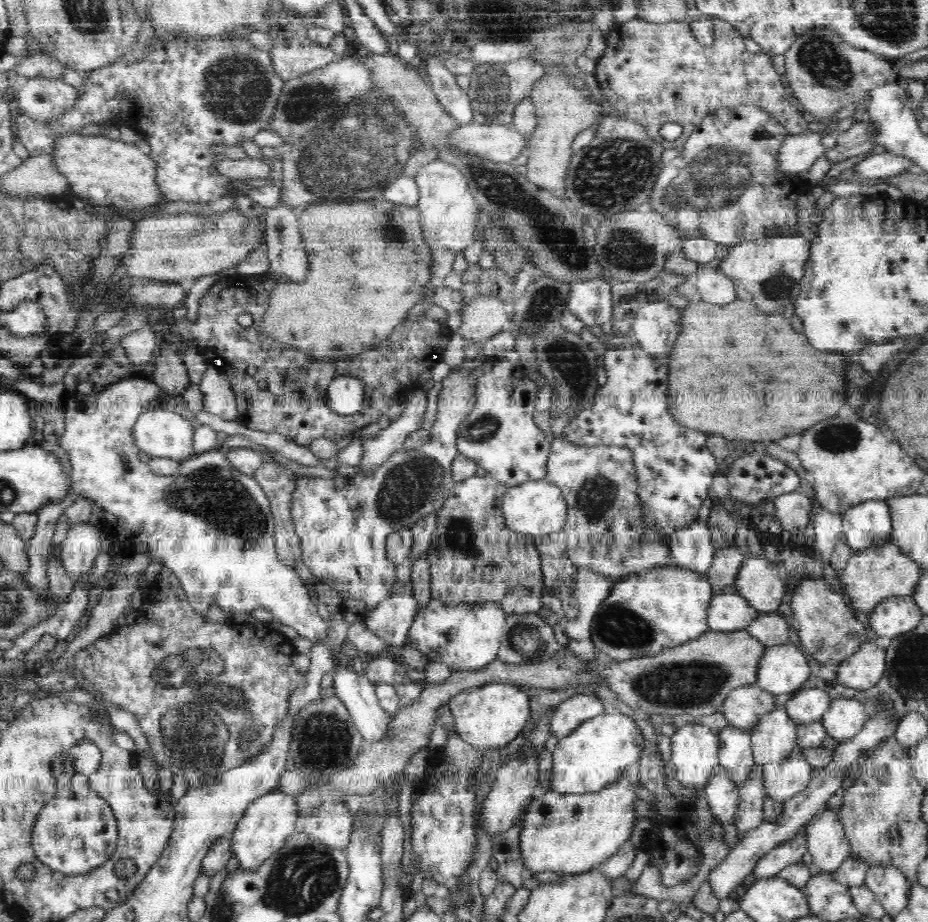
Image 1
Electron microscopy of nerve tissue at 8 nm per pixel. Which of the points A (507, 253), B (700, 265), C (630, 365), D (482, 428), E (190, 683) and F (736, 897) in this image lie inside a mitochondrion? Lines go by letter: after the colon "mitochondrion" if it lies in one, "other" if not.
A: mitochondrion
B: other
C: other
D: mitochondrion
E: mitochondrion
F: other

